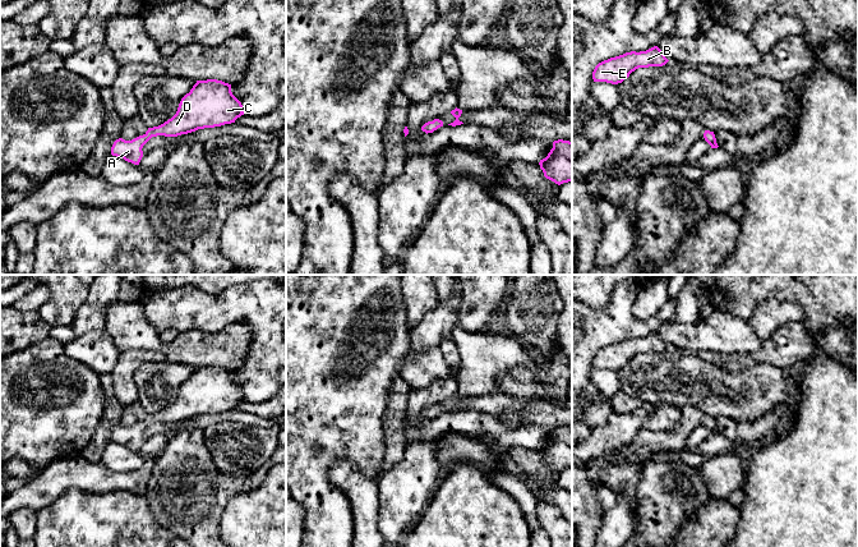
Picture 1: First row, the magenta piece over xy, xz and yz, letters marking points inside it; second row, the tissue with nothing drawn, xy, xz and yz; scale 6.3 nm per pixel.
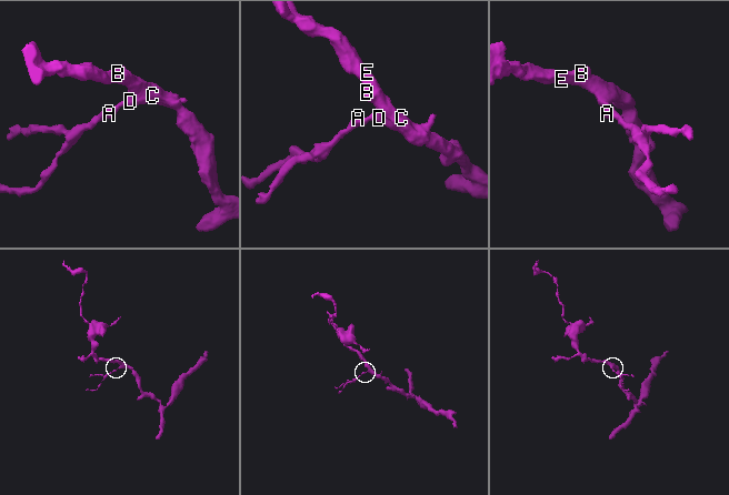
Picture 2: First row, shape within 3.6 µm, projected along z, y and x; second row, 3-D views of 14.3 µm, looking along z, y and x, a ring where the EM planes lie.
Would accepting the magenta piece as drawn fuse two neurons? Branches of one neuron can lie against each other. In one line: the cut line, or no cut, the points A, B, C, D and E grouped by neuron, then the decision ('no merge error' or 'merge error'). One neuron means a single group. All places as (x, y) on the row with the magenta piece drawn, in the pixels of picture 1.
no cut; A B C D E; no merge error

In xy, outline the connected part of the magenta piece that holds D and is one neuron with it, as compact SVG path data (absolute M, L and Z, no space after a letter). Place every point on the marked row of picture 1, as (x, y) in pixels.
M217 79L197 81L177 107L176 114L163 124L132 141L119 138L111 147L111 155L139 165L143 146L157 135L177 137L198 129L214 128L235 123L244 115L241 102L232 95L231 84Z

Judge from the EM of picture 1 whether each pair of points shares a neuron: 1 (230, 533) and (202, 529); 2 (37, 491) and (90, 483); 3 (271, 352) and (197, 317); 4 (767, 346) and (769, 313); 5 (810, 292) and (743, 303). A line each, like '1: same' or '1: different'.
1: different
2: same
3: same
4: different
5: same

